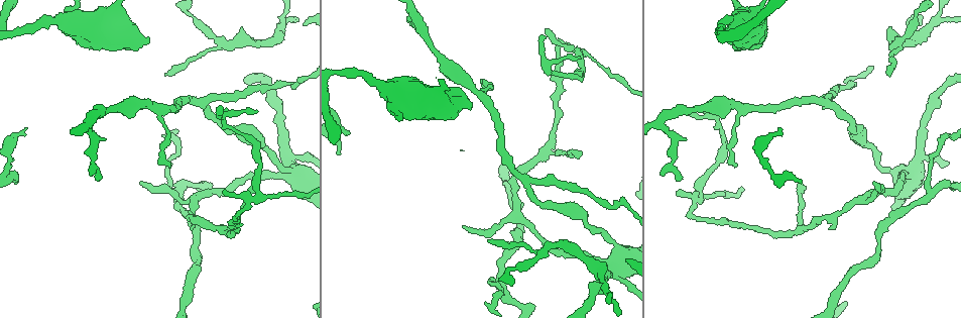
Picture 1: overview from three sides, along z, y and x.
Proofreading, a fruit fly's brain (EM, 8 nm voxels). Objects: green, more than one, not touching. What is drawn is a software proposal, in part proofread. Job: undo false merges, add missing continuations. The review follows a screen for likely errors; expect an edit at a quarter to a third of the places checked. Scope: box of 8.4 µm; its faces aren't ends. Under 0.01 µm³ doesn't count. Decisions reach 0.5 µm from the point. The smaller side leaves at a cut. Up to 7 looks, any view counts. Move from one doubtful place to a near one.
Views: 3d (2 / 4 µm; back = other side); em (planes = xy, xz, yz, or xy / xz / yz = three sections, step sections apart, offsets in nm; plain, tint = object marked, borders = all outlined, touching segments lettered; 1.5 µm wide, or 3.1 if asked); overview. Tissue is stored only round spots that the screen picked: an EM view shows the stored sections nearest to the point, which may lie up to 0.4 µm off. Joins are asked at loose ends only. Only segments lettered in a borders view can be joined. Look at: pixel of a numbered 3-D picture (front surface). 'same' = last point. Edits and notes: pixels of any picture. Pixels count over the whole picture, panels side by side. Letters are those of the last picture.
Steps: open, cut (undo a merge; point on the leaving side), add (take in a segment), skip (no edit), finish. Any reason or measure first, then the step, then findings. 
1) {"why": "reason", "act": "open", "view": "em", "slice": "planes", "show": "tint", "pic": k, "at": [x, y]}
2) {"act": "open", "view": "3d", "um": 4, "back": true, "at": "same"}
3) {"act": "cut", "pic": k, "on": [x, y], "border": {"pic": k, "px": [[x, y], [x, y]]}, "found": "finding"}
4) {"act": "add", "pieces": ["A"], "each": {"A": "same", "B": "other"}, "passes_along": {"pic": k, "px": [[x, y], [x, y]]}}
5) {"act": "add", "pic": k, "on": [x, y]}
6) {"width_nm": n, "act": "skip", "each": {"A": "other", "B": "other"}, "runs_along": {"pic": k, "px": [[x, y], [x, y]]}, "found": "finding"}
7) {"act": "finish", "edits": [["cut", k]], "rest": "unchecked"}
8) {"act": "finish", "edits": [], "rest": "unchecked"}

{"why": "abrupt turn", "act": "open", "view": "em", "slice": "xz", "step": 4, "show": "borders", "pic": 1, "at": [798, 228]}

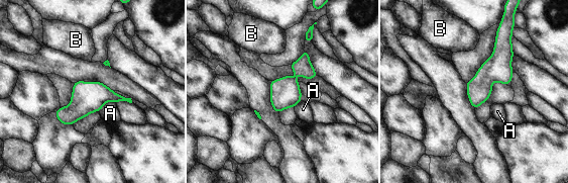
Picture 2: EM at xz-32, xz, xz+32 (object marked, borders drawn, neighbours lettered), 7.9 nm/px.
{"width_nm": 190, "act": "skip", "each": {"A": "other", "B": "other"}, "runs_along": {"pic": 2, "px": [[498, 35], [499, 62], [475, 104]]}, "found": "one neuron here"}

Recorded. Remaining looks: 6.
{"why": "an open end", "act": "open", "view": "em", "slice": "xy", "step": 8, "show": "tint", "pic": 1, "at": [735, 166]}

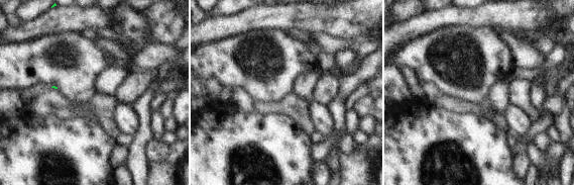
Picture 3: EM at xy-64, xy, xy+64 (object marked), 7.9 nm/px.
{"act": "open", "view": "em", "slice": "xz", "step": 8, "show": "borders", "at": "same"}

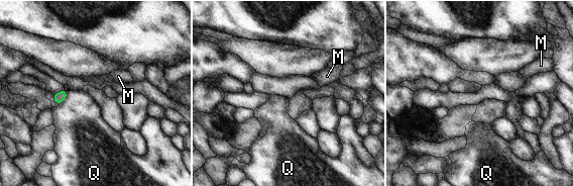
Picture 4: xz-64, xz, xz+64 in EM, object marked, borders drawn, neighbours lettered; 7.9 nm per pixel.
{"longest_contact_nm": ["Q", 130], "act": "skip", "each": {"M": "other", "Q": "other"}, "border": {"pic": 4, "px": [[67, 91], [66, 98], [60, 104]]}, "found": "none of them fits"}

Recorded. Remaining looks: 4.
{"why": "three arms meet", "act": "open", "view": "3d", "um": 4, "pic": 1, "at": [579, 51]}

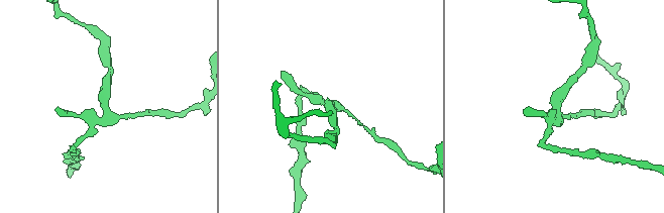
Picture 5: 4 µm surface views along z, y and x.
{"act": "open", "view": "em", "slice": "planes", "show": "borders", "pic": 5, "at": [556, 117]}

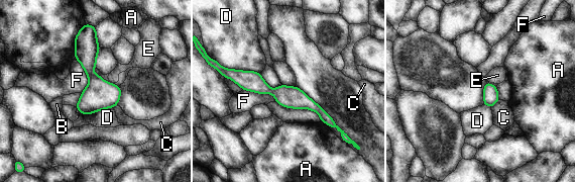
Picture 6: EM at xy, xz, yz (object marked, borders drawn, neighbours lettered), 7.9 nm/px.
{"act": "skip", "each": {"A": "other", "B": "other", "C": "other", "D": "other", "E": "other", "F": "other"}, "border": {"pic": 6, "px": [[242, 89], [270, 93], [275, 101]]}, "found": "one neuron here"}

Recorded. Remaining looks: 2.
{"act": "finish", "edits": [], "rest": "unchecked"}

